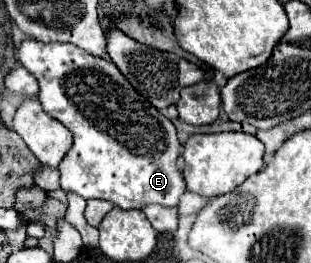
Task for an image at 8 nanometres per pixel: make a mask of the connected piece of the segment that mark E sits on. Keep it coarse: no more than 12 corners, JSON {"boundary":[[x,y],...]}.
{"boundary":[[25,38],[61,188],[179,204],[175,126],[111,60]]}

